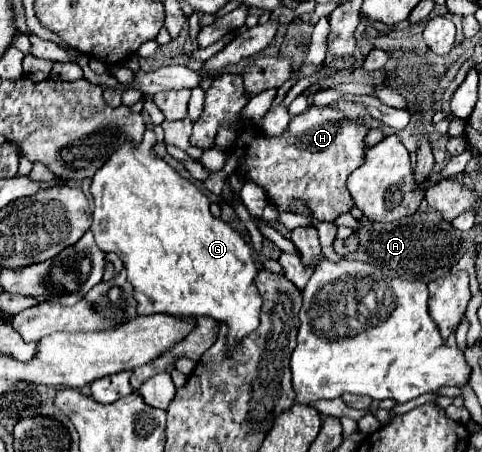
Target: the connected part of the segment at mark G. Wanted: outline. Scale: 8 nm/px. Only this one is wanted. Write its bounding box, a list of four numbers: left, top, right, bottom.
[91,130,263,346]

